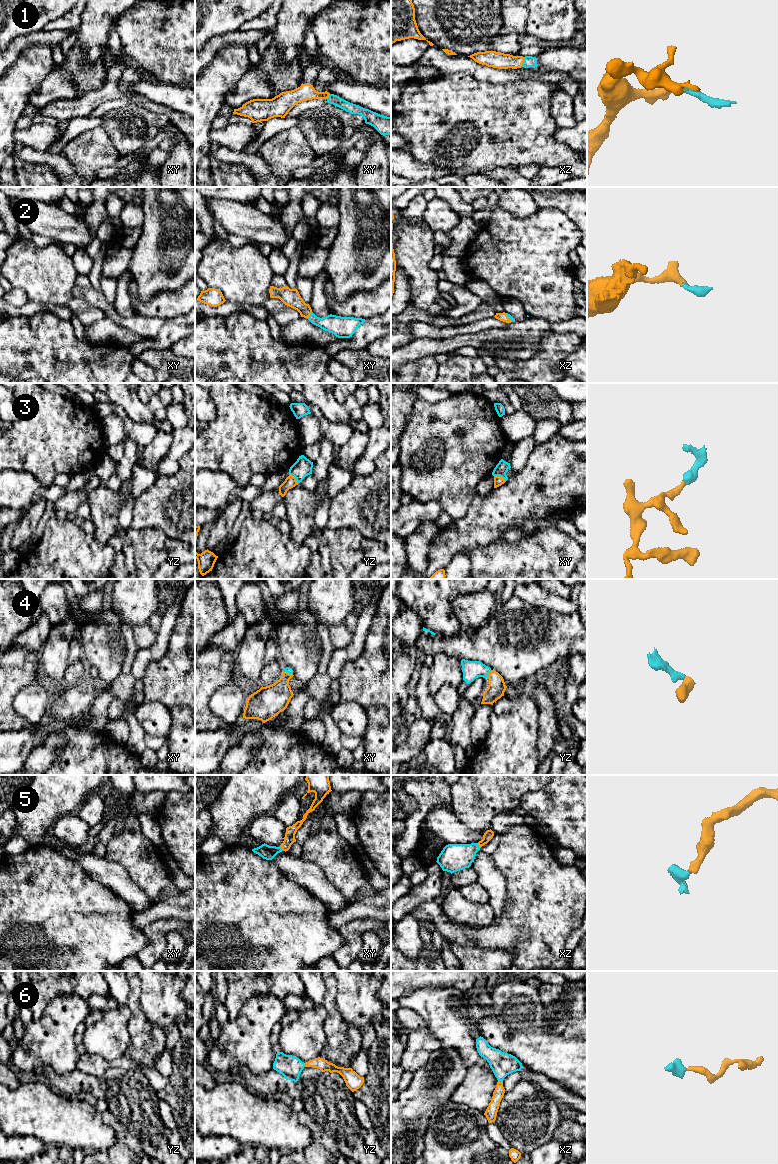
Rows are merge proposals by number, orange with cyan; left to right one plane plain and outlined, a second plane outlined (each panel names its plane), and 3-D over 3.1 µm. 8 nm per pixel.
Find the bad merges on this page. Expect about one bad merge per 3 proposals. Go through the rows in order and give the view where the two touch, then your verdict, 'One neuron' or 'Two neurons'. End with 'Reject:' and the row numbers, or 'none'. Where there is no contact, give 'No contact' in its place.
1: Touches orange in xz. One neuron
2: Touches orange in xy. One neuron
3: Touches orange in yz. One neuron
4: Touches orange in yz. One neuron
5: Touches orange in xz. One neuron
6: Touches orange in xz. One neuron
Reject: none

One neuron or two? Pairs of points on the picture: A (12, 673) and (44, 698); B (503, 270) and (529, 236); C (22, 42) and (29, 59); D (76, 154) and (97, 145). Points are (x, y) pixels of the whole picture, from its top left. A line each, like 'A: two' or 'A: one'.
A: two
B: one
C: two
D: one

